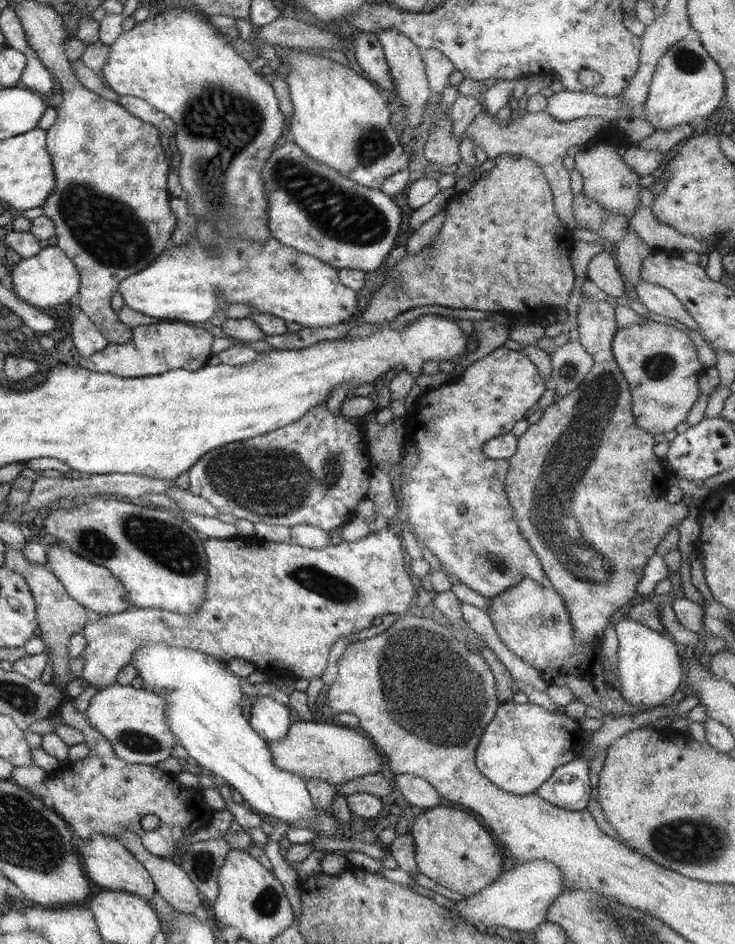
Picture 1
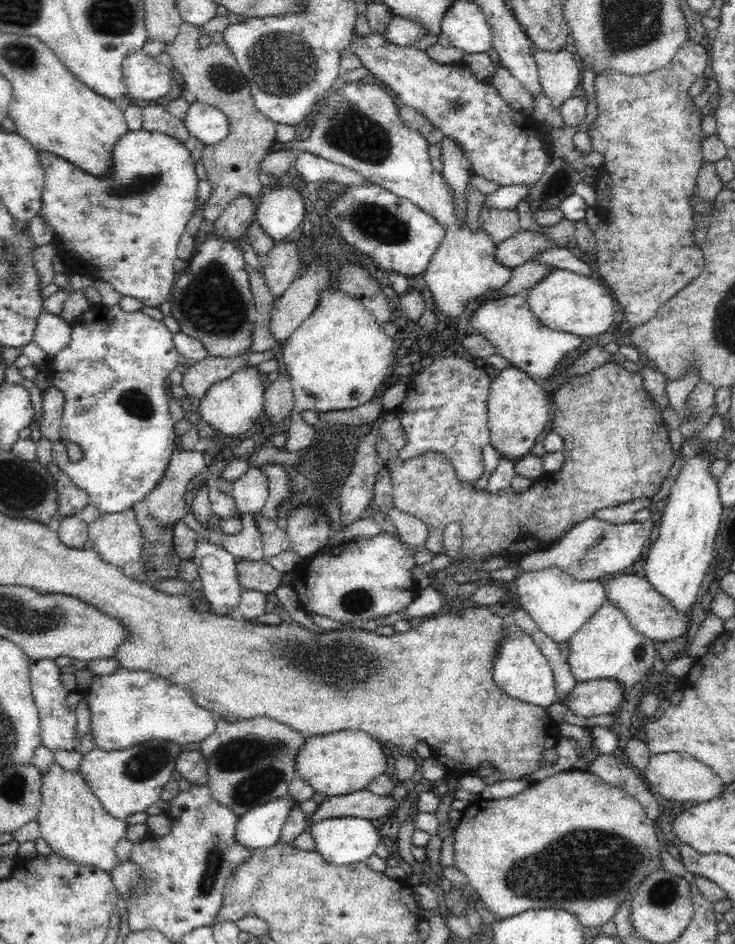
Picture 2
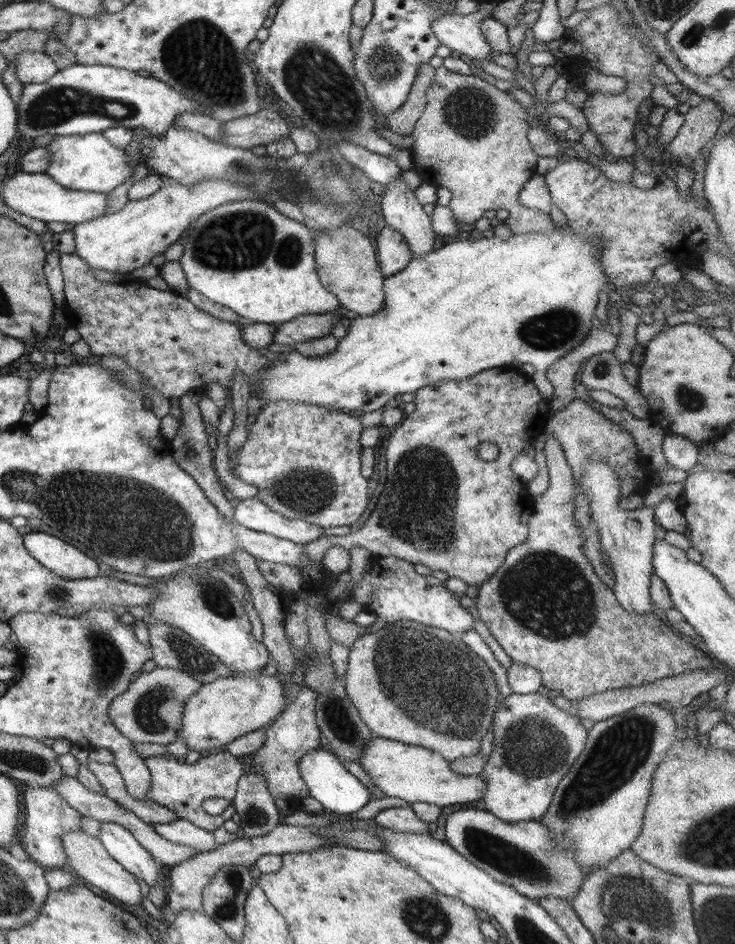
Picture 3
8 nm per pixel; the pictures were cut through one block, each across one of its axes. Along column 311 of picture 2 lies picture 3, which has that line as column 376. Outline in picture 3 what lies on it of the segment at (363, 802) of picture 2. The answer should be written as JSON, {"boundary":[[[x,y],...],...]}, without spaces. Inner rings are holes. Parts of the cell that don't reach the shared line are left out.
{"boundary":[[[392,807],[380,811],[374,820],[379,827],[412,834],[431,833],[433,826],[416,816],[412,807]]]}

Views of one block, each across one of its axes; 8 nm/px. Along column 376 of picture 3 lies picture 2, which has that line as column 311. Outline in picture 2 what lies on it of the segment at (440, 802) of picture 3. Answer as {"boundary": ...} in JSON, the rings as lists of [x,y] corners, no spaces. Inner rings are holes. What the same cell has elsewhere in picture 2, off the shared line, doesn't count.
{"boundary":[[[342,730],[330,734],[307,737],[297,750],[296,775],[325,798],[352,794],[367,788],[368,783],[386,773],[386,755],[382,745],[369,734],[356,730]]]}

